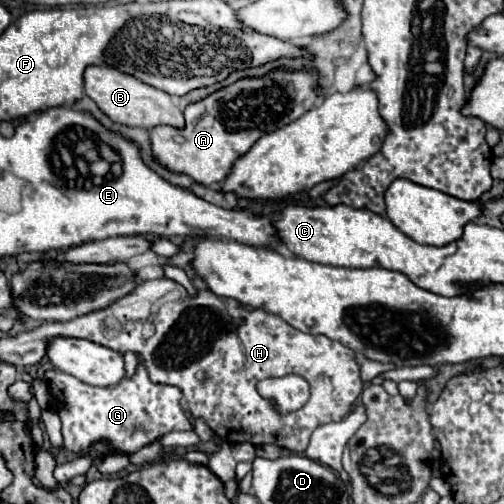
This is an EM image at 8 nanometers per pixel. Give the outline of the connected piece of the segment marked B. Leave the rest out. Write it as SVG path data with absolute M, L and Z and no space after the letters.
M89 67L85 71L85 95L89 95L97 107L115 123L127 127L153 129L157 125L169 125L175 129L185 129L185 117L179 107L175 107L171 95L155 89L131 75L125 75L113 67Z

